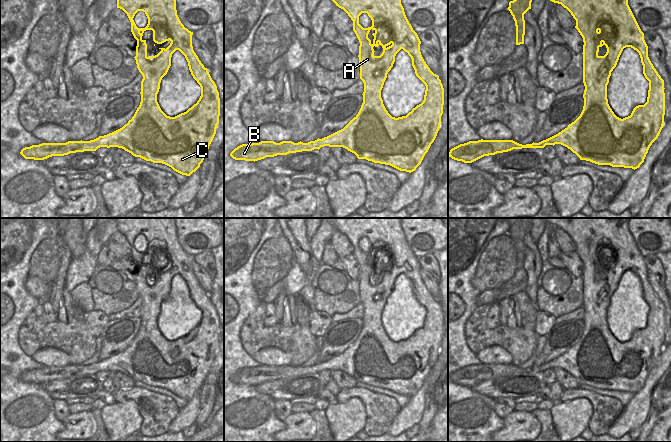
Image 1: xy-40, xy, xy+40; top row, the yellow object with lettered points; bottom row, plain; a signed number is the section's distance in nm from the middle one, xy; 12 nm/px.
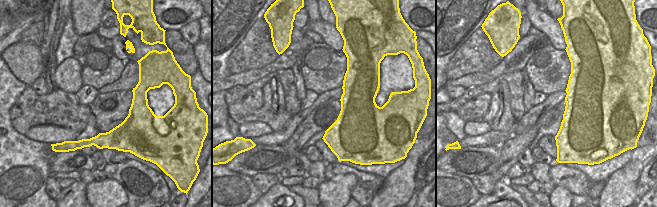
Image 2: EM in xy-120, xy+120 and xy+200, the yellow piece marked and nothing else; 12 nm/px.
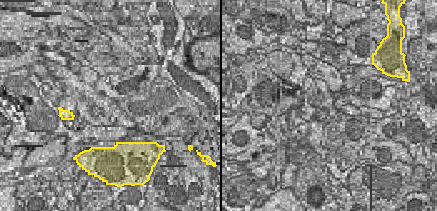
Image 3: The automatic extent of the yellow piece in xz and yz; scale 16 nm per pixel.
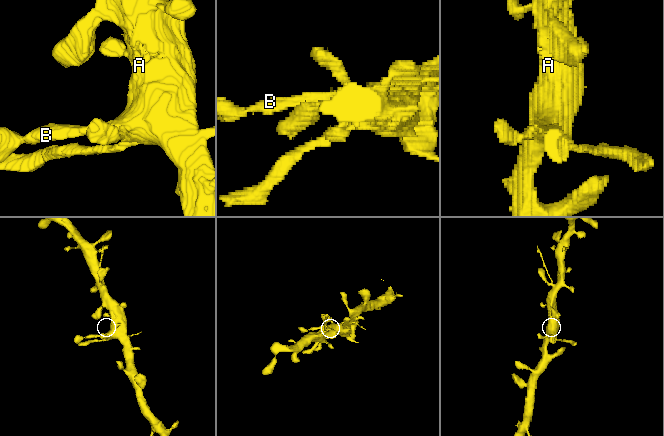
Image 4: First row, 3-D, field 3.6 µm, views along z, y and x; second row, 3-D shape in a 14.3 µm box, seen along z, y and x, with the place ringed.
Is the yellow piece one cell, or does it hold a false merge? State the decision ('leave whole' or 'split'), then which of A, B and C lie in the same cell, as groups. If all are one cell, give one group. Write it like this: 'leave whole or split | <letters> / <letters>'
leave whole | A B C

